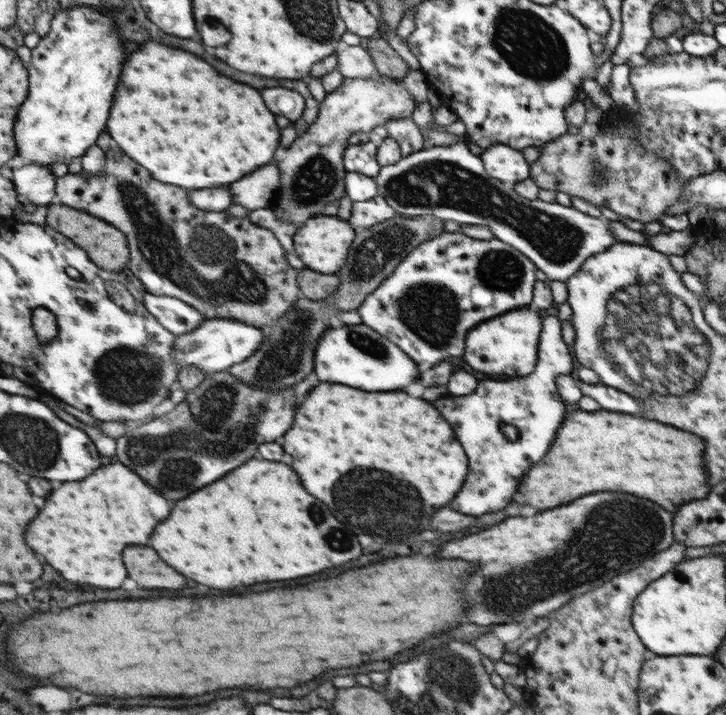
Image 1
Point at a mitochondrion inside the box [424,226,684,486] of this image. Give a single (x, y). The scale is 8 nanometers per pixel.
(497, 269)

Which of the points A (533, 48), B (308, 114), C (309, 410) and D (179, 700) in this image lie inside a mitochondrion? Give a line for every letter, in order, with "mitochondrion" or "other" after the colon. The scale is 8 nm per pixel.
A: mitochondrion
B: other
C: other
D: other

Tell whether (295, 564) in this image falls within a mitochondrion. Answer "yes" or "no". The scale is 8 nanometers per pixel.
no

